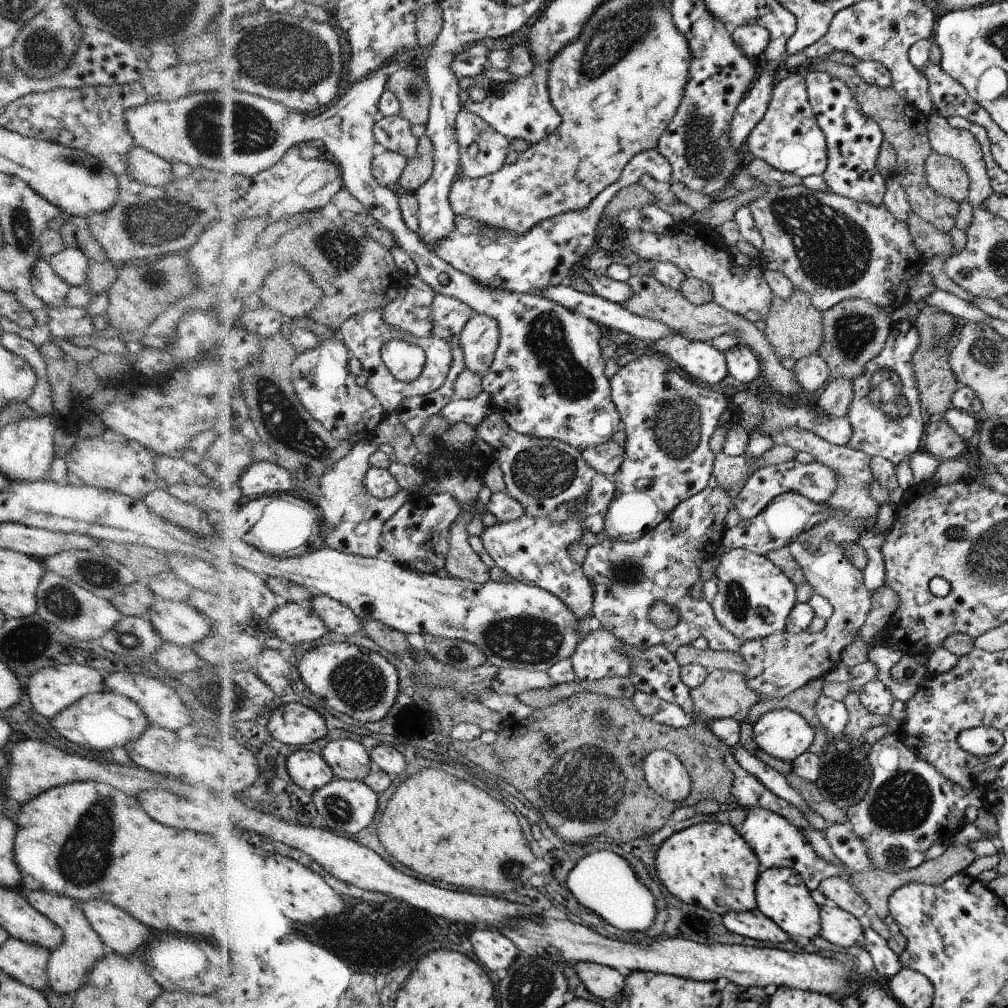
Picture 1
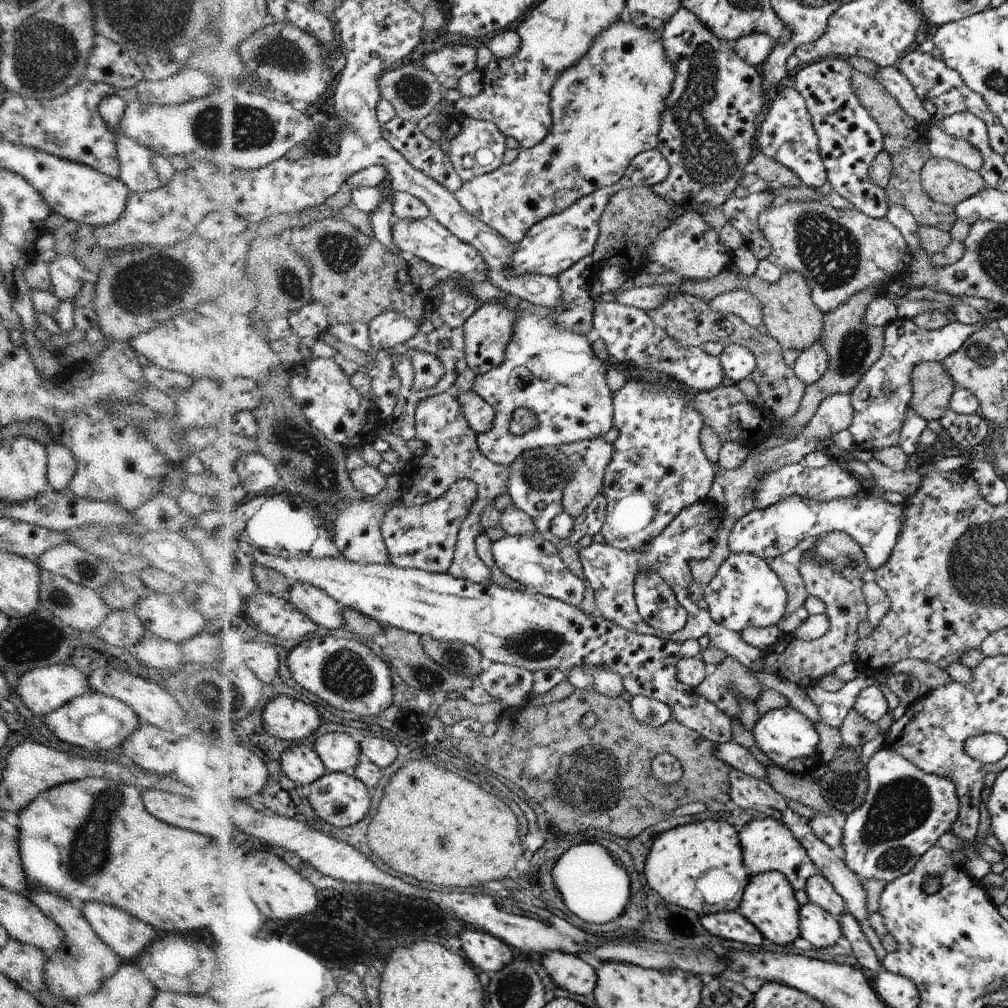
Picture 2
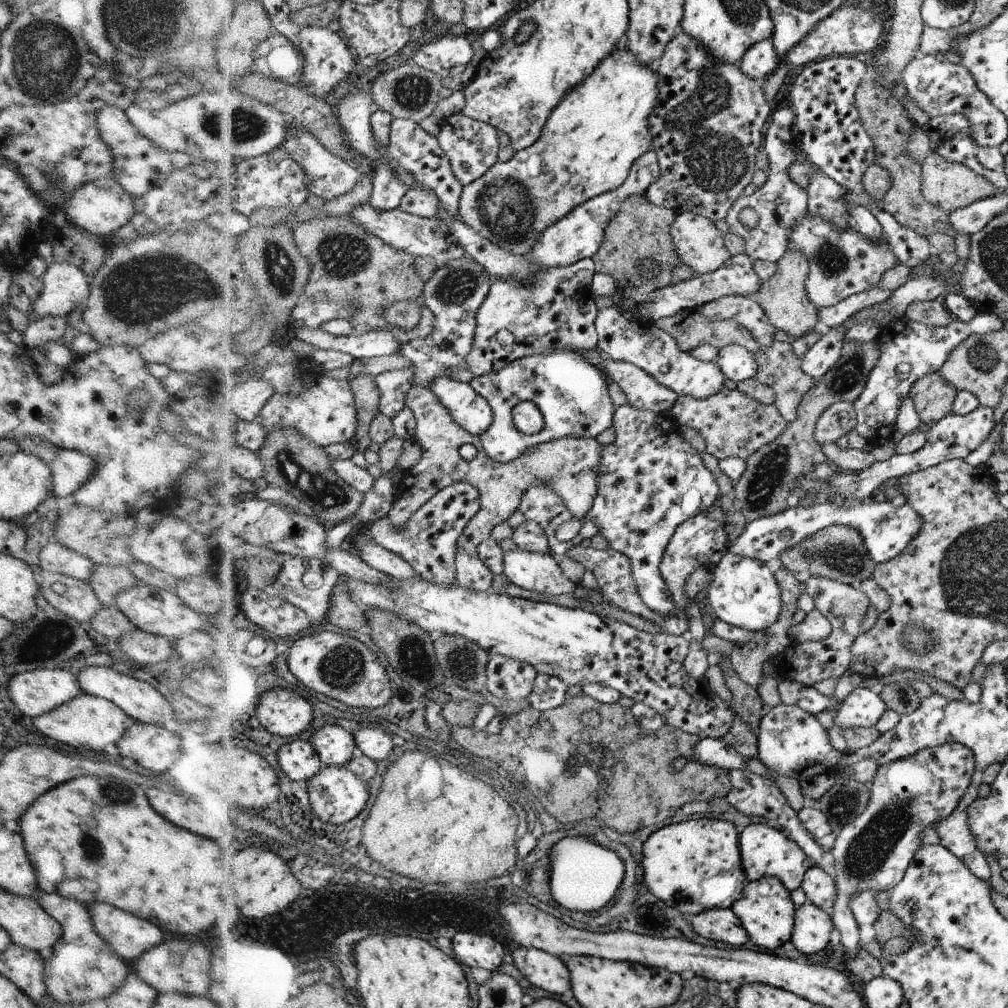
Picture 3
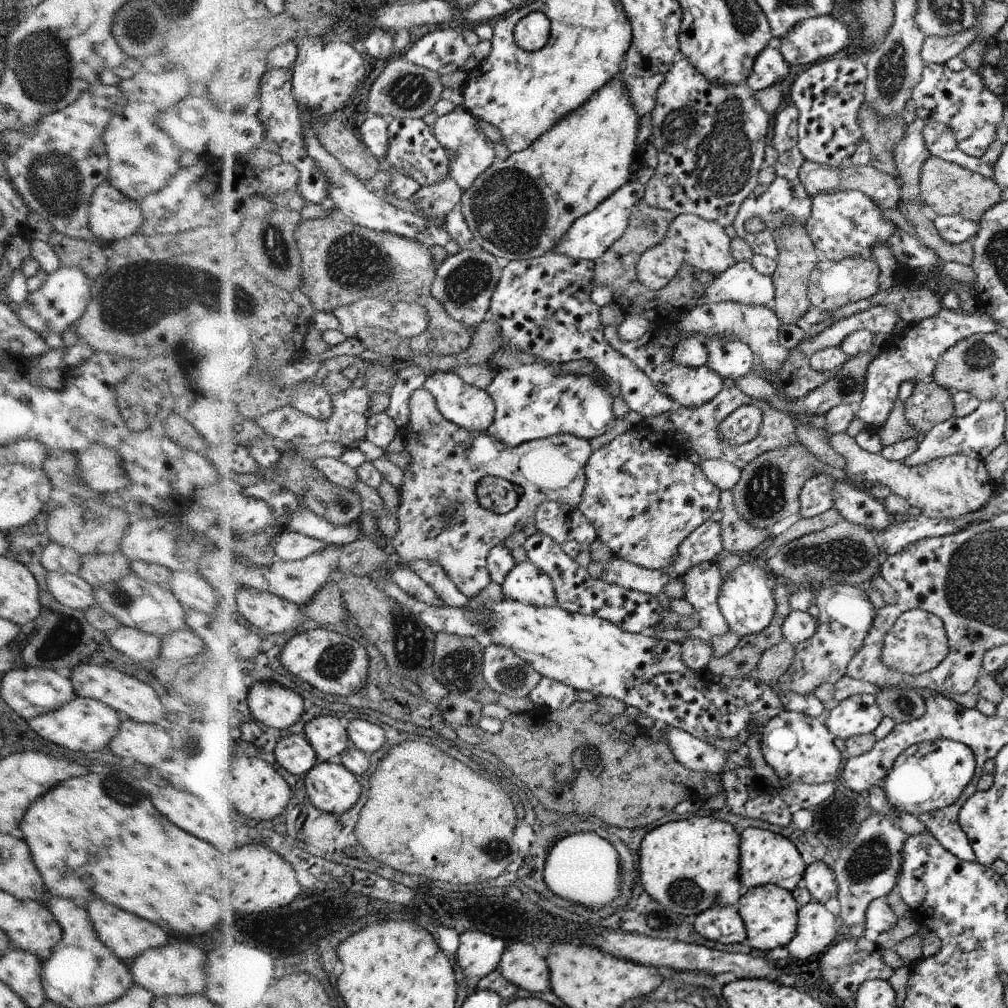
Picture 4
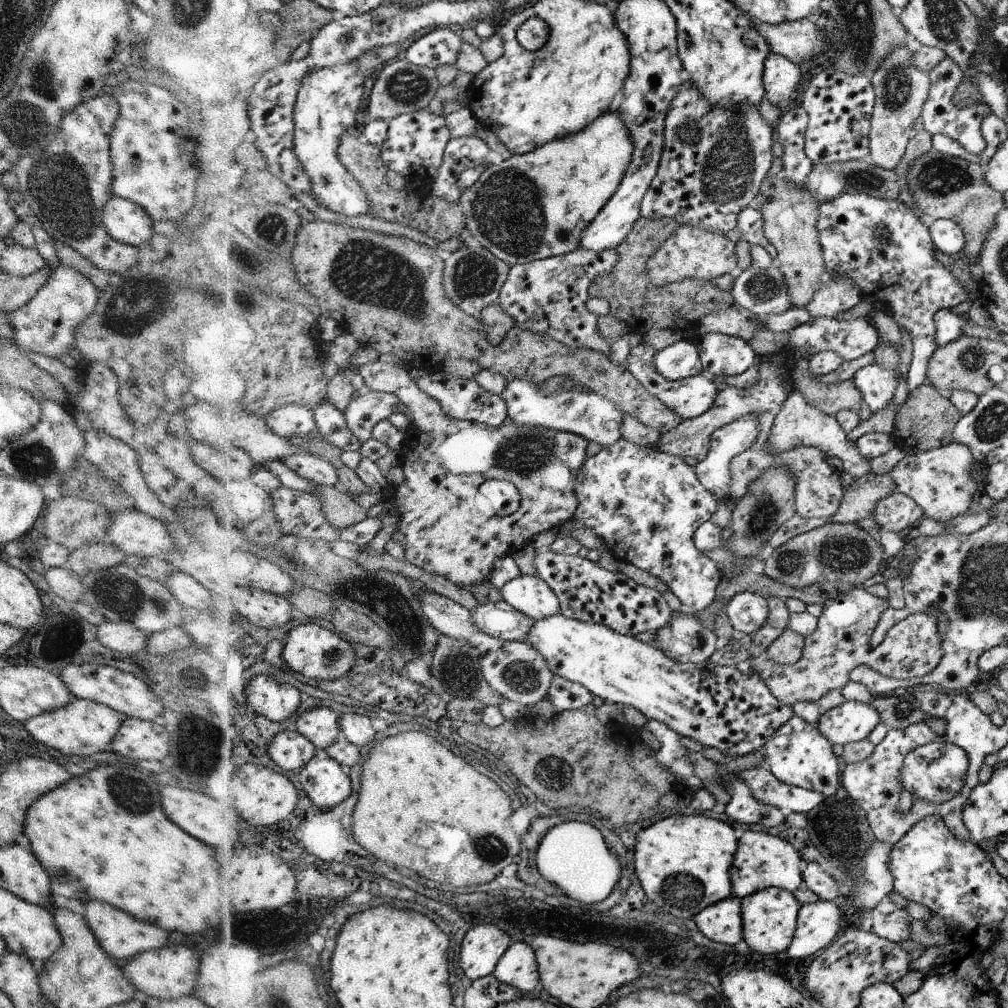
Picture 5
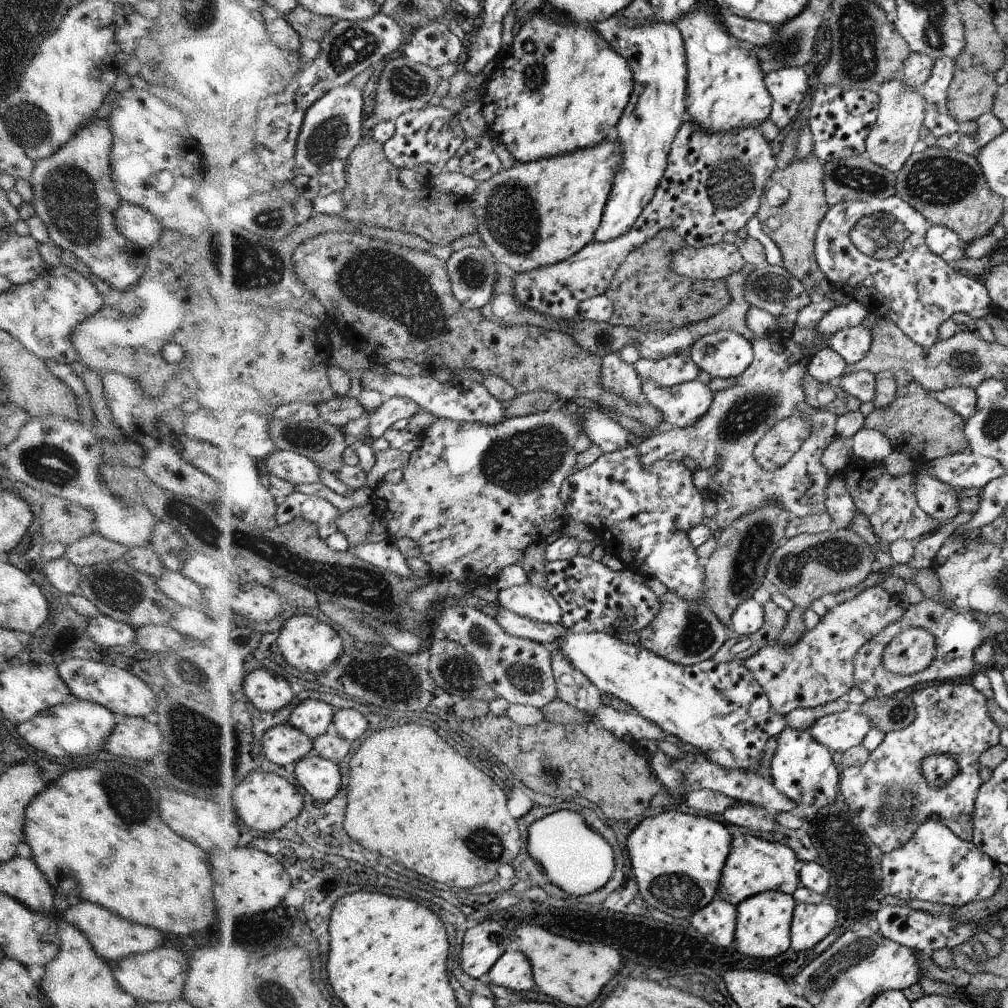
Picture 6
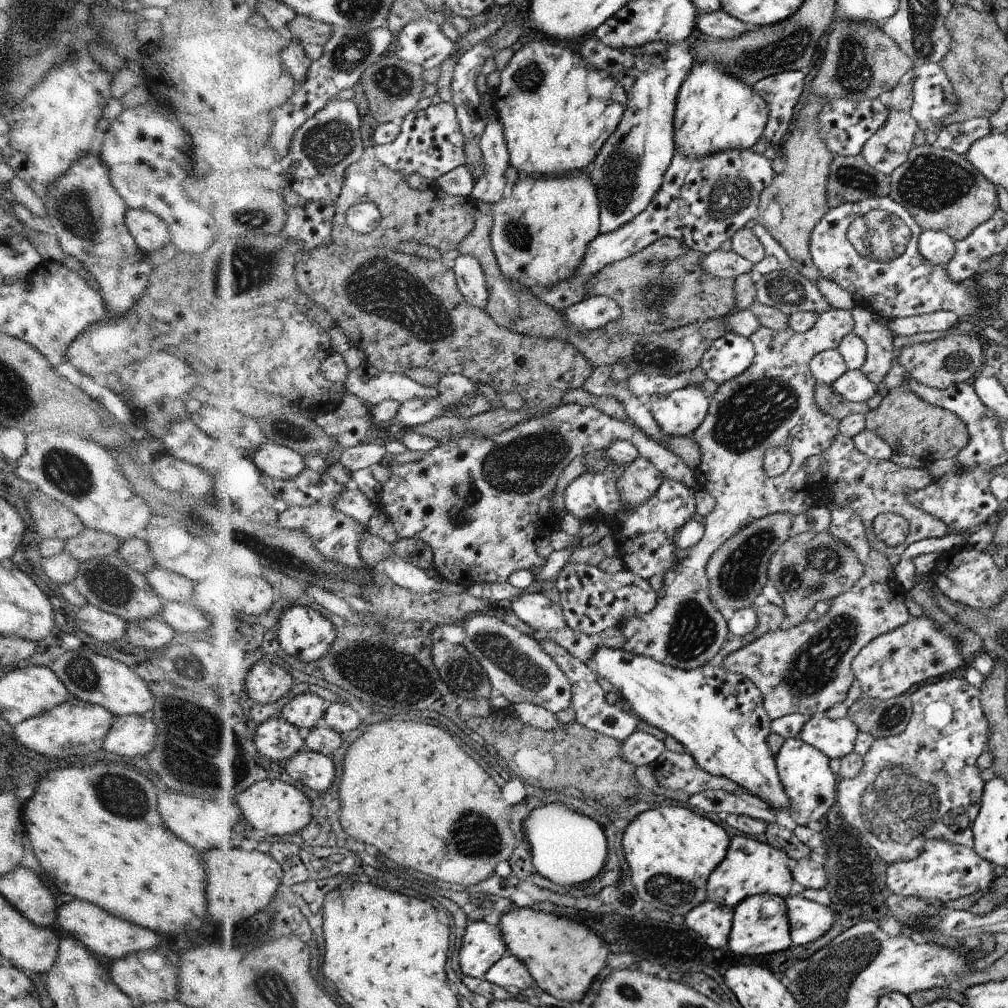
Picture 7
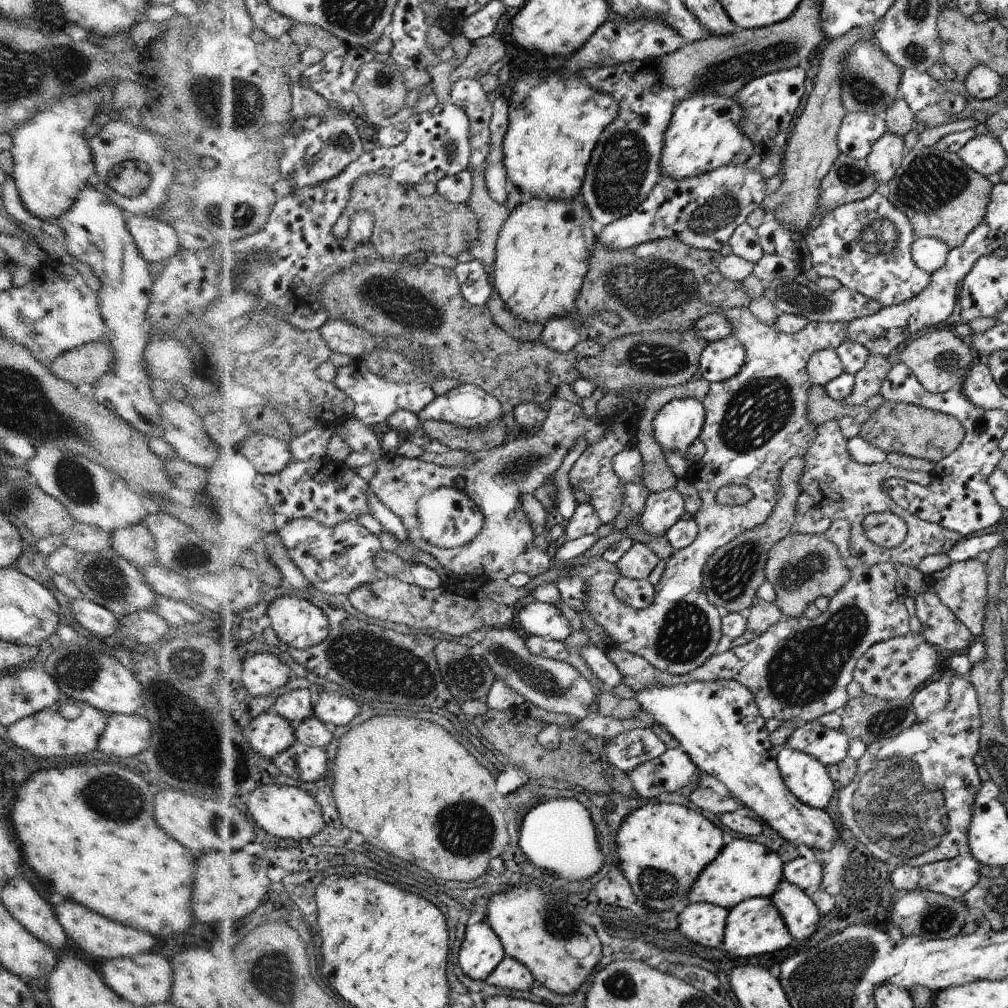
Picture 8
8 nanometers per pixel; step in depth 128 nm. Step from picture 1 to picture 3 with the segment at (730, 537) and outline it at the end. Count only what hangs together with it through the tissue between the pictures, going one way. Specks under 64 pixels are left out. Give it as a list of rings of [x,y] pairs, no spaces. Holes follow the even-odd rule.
[[[870,497],[866,501],[856,504],[843,505],[830,499],[818,500],[809,507],[788,507],[780,513],[748,521],[743,532],[731,541],[731,554],[757,559],[767,563],[780,559],[783,553],[791,550],[808,536],[819,532],[831,525],[843,525],[855,529],[862,538],[864,547],[876,563],[892,561],[914,539],[922,525],[921,517],[916,510],[906,502],[904,506],[894,506],[890,501],[876,502]]]

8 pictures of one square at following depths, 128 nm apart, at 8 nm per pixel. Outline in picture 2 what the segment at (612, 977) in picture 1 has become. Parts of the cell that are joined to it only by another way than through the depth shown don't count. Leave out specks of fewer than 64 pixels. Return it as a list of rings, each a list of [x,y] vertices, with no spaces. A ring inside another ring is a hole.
[[[544,951],[535,957],[554,979],[554,984],[578,996],[588,996],[597,988],[598,974],[590,964],[580,960],[577,955],[562,952]]]

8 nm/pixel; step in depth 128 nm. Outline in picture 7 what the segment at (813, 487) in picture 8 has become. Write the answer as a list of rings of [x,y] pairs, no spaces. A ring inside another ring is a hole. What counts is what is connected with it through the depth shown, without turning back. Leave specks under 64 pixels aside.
[[[838,433],[832,440],[824,453],[818,458],[822,459],[820,468],[823,470],[824,481],[830,484],[830,492],[834,494],[832,500],[836,506],[847,506],[852,509],[861,518],[862,524],[866,531],[866,538],[870,543],[870,548],[888,556],[894,554],[900,556],[908,546],[921,540],[931,538],[942,538],[950,532],[949,526],[945,522],[926,514],[924,510],[912,506],[906,496],[906,488],[926,488],[934,483],[934,478],[930,472],[924,468],[900,467],[892,460],[874,460],[867,454],[862,454],[854,446],[853,438]],[[882,513],[896,513],[904,516],[908,520],[910,532],[906,536],[906,542],[898,546],[886,546],[876,534],[874,534],[873,522]]]

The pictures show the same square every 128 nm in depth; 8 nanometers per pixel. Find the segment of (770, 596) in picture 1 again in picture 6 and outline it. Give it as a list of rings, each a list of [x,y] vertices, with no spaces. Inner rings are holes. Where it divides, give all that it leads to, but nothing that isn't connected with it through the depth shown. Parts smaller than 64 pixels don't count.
[[[755,597],[744,600],[730,618],[730,628],[736,636],[748,637],[749,634],[756,633],[765,624],[765,609]]]

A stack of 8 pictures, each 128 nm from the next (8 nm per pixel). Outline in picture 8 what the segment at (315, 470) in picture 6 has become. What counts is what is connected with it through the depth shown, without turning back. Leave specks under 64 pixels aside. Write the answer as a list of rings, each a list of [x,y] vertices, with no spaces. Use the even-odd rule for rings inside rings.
[[[257,431],[233,448],[244,454],[262,474],[280,474],[292,464],[294,458],[285,440]]]

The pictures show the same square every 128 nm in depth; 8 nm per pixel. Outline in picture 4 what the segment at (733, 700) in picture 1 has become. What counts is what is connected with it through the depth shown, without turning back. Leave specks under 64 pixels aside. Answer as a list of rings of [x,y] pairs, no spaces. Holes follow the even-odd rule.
[[[780,583],[777,586],[775,589],[776,616],[773,621],[760,633],[740,637],[733,652],[722,658],[714,657],[707,669],[724,677],[746,678],[748,674],[756,671],[765,650],[785,640],[782,637],[782,624],[791,612],[789,601],[791,591]]]

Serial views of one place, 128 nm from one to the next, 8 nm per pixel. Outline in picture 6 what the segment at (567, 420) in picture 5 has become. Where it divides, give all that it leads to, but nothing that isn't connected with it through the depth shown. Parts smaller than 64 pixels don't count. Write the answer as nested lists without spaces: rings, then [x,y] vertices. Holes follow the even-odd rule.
[[[580,409],[580,418],[586,418],[585,430],[604,454],[613,453],[632,446],[629,432],[622,428],[612,416],[602,410]]]

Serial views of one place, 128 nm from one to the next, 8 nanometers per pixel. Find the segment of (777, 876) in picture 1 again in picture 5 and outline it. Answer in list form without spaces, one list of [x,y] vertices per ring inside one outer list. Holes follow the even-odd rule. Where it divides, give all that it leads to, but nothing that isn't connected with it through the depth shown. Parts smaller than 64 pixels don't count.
[[[770,887],[759,890],[749,897],[741,898],[741,917],[744,919],[744,941],[753,952],[760,954],[780,954],[793,942],[797,930],[797,914],[801,902],[794,893],[781,888]]]

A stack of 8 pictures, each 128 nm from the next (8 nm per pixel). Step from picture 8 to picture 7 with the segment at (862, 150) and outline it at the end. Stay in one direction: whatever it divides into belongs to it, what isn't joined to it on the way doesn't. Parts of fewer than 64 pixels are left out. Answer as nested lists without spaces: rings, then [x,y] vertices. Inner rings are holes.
[[[832,98],[826,102],[826,108],[821,114],[821,136],[826,140],[826,146],[835,156],[853,157],[858,156],[866,144],[866,140],[878,132],[888,120],[886,105],[879,98],[874,100],[846,100],[846,98]]]

